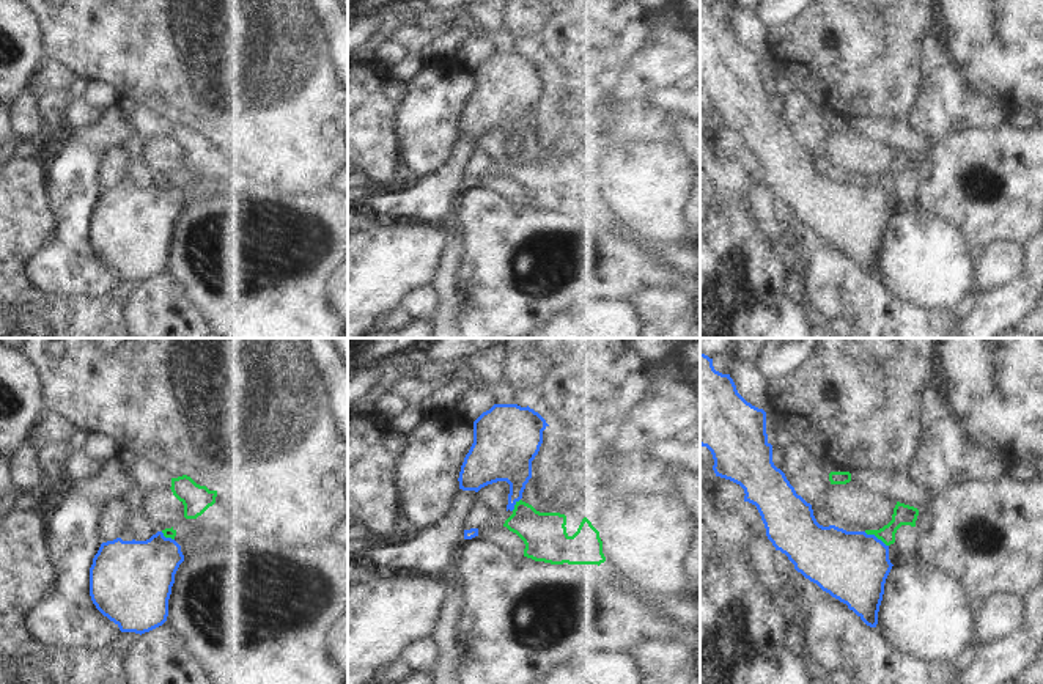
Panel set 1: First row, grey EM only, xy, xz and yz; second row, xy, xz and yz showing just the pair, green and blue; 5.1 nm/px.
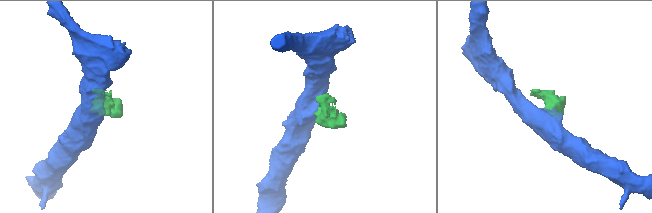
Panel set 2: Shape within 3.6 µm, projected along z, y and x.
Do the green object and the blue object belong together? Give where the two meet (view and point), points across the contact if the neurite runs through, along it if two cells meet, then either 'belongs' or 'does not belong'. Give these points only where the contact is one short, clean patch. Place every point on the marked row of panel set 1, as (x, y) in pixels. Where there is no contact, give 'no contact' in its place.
contact yz (877, 536); border yz (864, 532), (873, 533), (888, 546); does not belong

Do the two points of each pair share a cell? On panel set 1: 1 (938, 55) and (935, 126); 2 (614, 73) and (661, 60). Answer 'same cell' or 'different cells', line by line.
1: same cell
2: same cell

